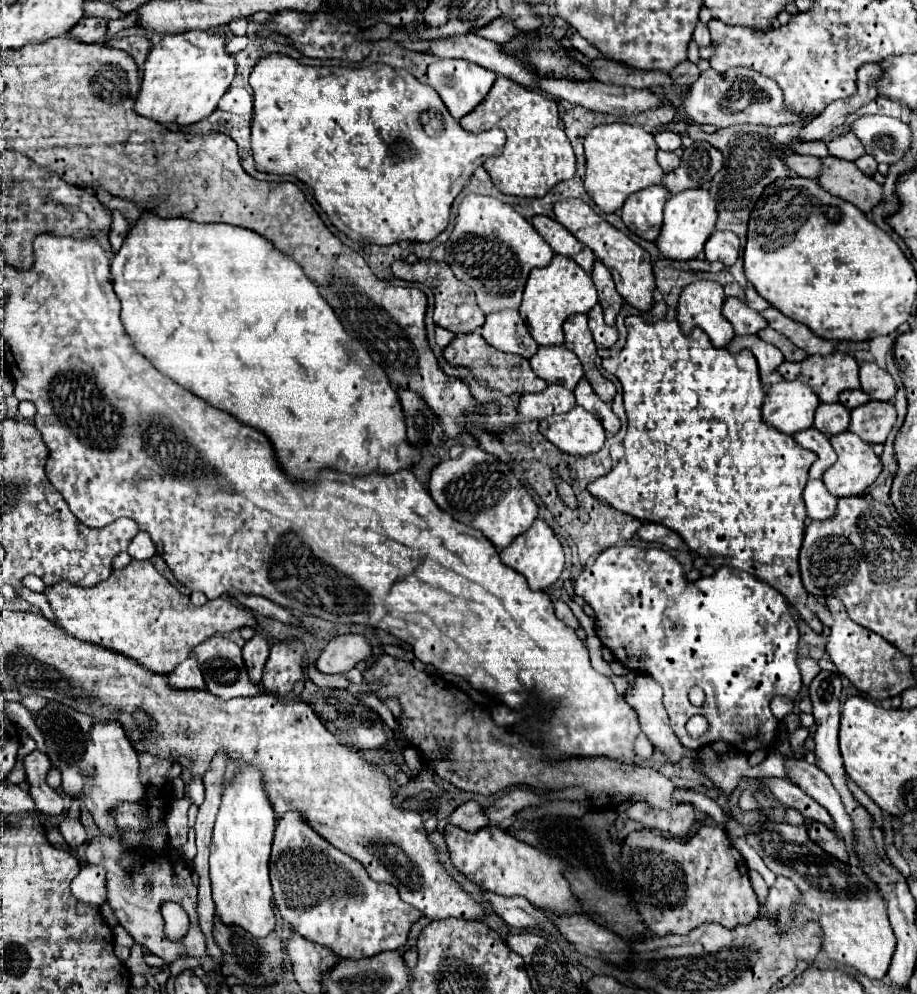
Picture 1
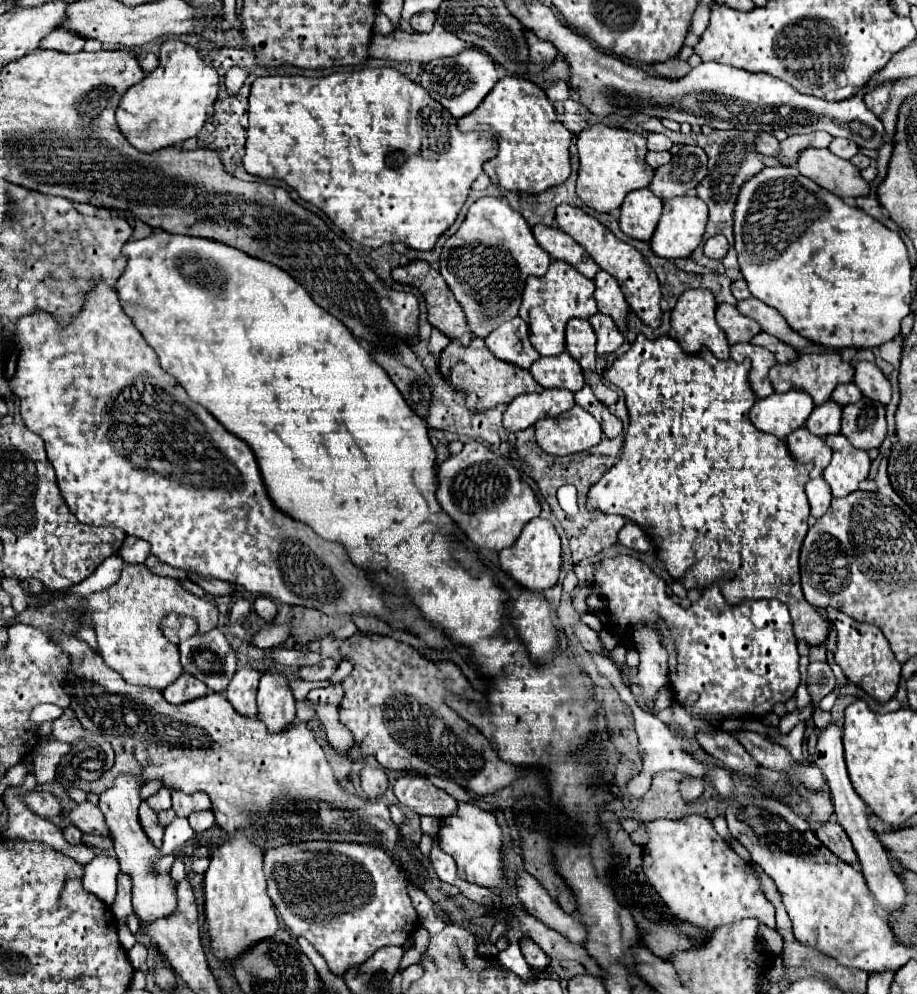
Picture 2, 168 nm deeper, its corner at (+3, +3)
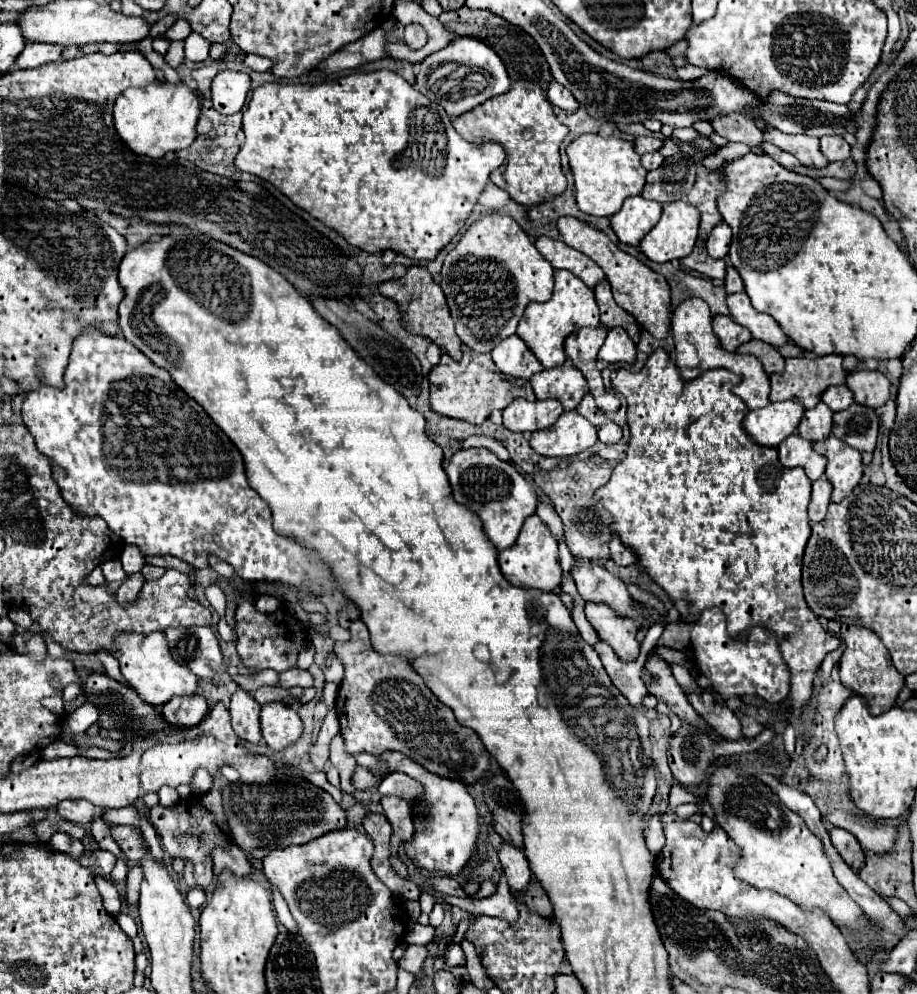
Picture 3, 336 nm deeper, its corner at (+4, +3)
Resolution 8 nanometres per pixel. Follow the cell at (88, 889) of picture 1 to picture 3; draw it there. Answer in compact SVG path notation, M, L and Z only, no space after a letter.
M96 847L96 867L102 871L102 875L106 877L106 875L110 875L110 871L112 871L112 867L114 867L114 861L116 861L116 857L112 855L112 853L108 853L108 851L102 851L102 849L98 849Z

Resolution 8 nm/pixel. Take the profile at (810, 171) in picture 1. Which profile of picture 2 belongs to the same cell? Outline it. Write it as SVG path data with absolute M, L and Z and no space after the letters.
M757 133L755 145L757 145L757 151L763 155L773 155L779 149L779 141L771 133Z

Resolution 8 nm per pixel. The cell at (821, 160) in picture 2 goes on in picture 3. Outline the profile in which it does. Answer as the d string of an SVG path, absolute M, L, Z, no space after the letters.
M768 129L766 131L766 141L774 143L776 147L792 153L804 167L814 167L814 169L824 169L828 167L828 159L820 151L820 141L810 135L786 135L778 129Z

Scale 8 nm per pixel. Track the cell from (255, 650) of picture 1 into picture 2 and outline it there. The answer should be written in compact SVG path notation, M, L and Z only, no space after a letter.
M243 667L235 673L231 679L225 695L229 703L239 711L243 717L255 717L257 715L257 683L259 683L259 671L251 667Z

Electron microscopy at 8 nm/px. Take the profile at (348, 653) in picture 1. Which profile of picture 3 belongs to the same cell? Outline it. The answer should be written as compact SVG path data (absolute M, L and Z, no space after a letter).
M288 669L284 673L280 673L280 687L284 689L292 689L292 687L312 687L314 679L310 675L310 671L304 671L304 669Z

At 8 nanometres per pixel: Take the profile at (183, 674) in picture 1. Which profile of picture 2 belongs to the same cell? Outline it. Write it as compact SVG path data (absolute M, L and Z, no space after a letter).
M183 673L173 685L167 687L167 691L163 691L163 697L167 699L167 703L179 705L179 703L187 703L191 699L199 699L203 695L207 695L207 685L203 685L203 681L195 679L189 673Z

